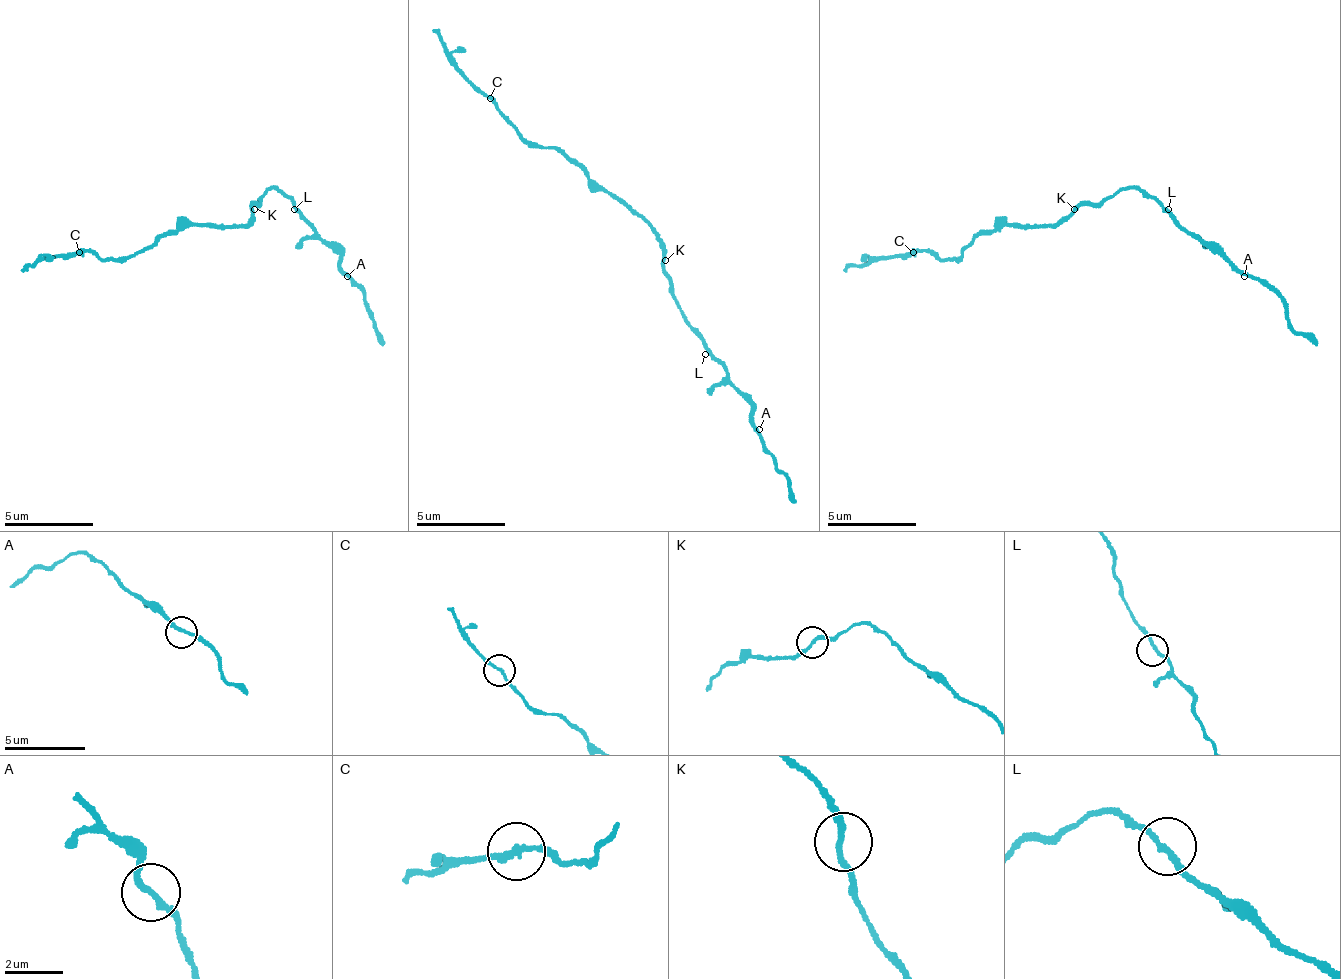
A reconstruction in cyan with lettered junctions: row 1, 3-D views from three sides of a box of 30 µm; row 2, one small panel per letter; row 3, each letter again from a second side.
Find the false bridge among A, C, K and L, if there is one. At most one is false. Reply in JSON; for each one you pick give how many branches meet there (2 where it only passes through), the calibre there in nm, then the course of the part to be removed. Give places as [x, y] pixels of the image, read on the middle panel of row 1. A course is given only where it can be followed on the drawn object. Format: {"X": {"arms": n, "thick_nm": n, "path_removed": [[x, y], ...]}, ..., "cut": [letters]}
{"cut": []}

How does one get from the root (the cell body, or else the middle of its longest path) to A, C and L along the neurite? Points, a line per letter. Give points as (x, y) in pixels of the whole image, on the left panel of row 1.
A: (249, 213), (254, 204), (258, 204), (267, 191), (276, 186), (339, 253), (339, 267), (347, 276)
C: (249, 213), (249, 222), (236, 226), (178, 226), (165, 231), (151, 244), (124, 258), (80, 253)
L: (249, 213), (249, 209), (258, 204), (258, 200), (272, 186), (281, 191), (294, 204), (294, 209)

